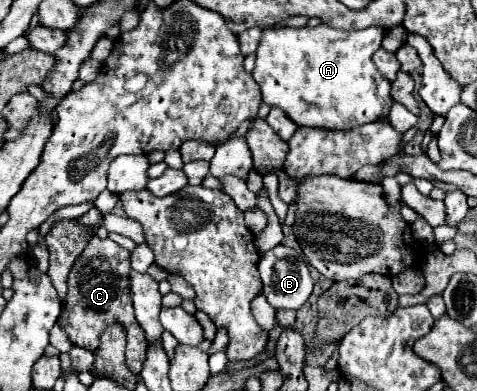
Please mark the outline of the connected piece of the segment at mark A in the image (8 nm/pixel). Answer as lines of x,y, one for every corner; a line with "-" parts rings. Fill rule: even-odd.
322,24
322,32
314,28
288,28
274,26
262,32
262,40
256,50
256,68
252,72
254,80
262,90
262,102
268,106
282,108
292,122
298,126
320,126
320,128
340,128
348,130
352,126
368,124
372,120
380,120
388,116
392,98
390,98
390,82
374,70
372,54
380,48
384,36
384,28
366,28
356,32
342,32

